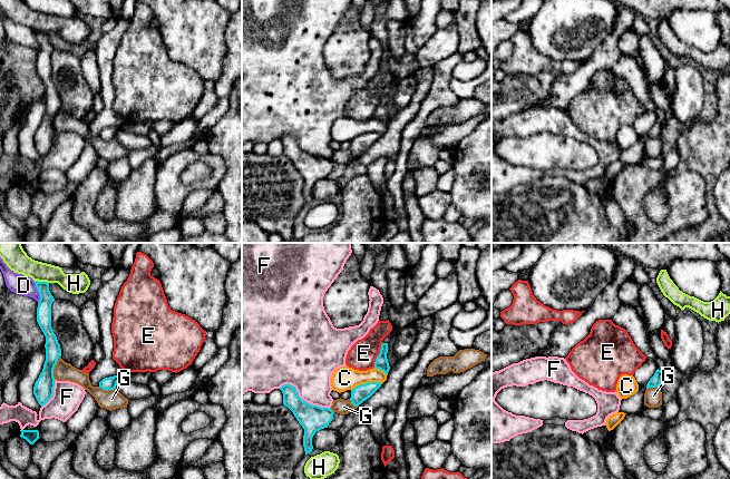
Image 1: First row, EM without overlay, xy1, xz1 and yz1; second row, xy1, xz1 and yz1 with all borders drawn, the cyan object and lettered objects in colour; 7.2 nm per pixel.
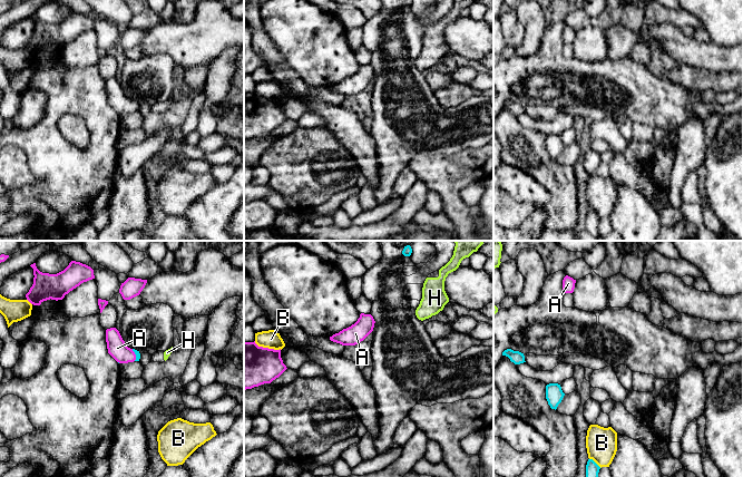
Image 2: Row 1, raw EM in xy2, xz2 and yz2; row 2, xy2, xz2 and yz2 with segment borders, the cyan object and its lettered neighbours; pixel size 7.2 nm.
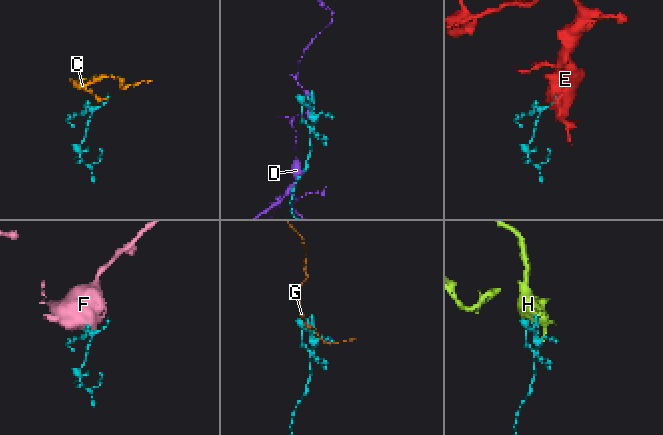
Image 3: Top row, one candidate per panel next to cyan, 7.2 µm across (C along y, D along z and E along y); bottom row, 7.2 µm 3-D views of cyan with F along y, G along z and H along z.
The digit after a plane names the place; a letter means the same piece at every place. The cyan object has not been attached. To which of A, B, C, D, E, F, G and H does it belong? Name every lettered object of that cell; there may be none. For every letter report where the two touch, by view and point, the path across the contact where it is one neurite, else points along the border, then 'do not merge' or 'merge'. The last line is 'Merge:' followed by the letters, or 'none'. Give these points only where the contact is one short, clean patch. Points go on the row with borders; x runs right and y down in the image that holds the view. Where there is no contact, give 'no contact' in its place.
A: contact xy2 (135, 353); way xy2 (137, 353), (135, 353), (123, 353), (117, 348); merge
B: contact yz2 (594, 461); border yz2 (589, 458), (600, 467); do not merge
C: contact xz1 (366, 383); border xz1 (381, 382), (360, 383), (351, 390); do not merge
D: contact xy1 (39, 293); do not merge
E: contact xz1 (379, 354); do not merge
F: contact xz1 (301, 399); do not merge
G: contact xy1 (54, 368); do not merge
H: contact xy1 (41, 282); do not merge
Merge: A

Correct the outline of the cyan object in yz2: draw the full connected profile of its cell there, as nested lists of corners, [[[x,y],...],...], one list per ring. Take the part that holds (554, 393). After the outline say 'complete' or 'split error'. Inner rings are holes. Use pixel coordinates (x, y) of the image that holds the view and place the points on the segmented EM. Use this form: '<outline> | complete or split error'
[[[549,383],[546,386],[546,399],[551,409],[557,409],[564,396],[565,393],[563,392],[560,384]]] | complete

